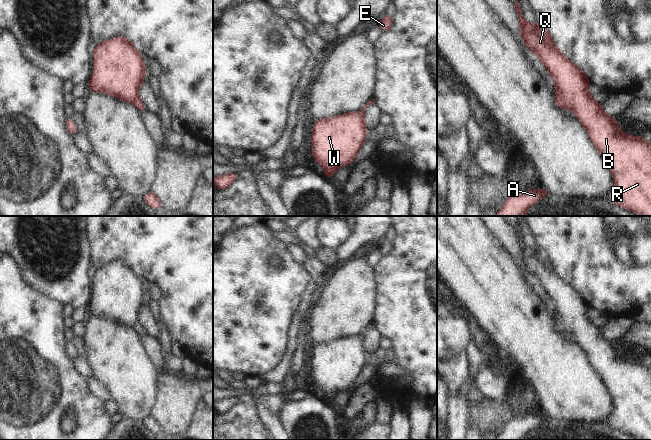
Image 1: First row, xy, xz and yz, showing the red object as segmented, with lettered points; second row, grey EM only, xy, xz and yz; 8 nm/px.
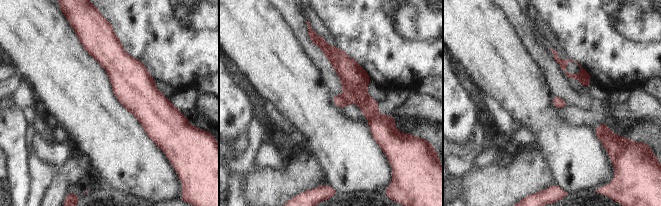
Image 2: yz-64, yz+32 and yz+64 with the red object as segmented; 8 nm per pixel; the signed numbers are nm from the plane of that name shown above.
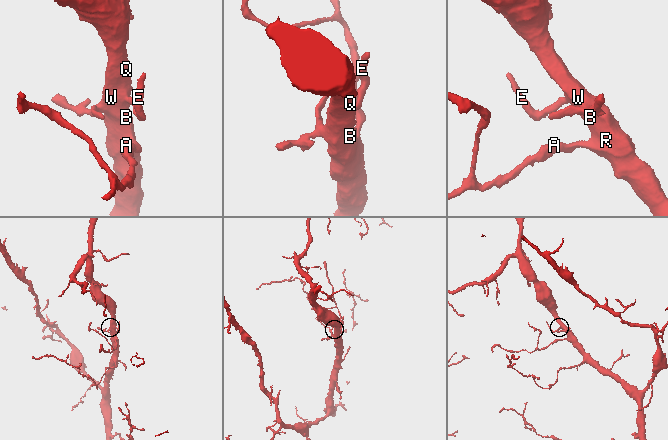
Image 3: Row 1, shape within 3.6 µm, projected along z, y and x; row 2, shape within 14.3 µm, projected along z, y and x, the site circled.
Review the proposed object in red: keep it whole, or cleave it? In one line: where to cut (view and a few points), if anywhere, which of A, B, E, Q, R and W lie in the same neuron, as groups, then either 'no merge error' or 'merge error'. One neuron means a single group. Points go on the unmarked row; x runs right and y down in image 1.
cut none; groups A B E Q R W; no merge error

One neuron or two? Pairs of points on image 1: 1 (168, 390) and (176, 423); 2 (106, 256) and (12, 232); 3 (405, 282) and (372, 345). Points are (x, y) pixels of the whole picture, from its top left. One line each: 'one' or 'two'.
1: one
2: two
3: two

